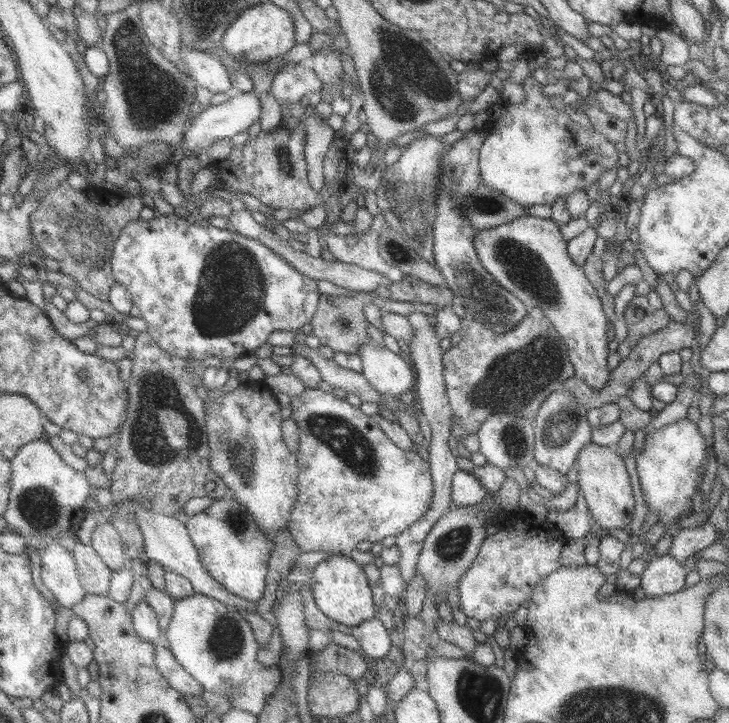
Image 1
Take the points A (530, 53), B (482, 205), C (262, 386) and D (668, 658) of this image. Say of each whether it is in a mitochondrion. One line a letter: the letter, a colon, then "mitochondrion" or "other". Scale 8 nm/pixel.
A: other
B: mitochondrion
C: other
D: other

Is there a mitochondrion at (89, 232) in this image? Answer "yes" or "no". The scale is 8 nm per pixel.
yes

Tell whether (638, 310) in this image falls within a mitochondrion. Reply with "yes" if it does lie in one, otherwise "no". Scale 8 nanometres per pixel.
no

